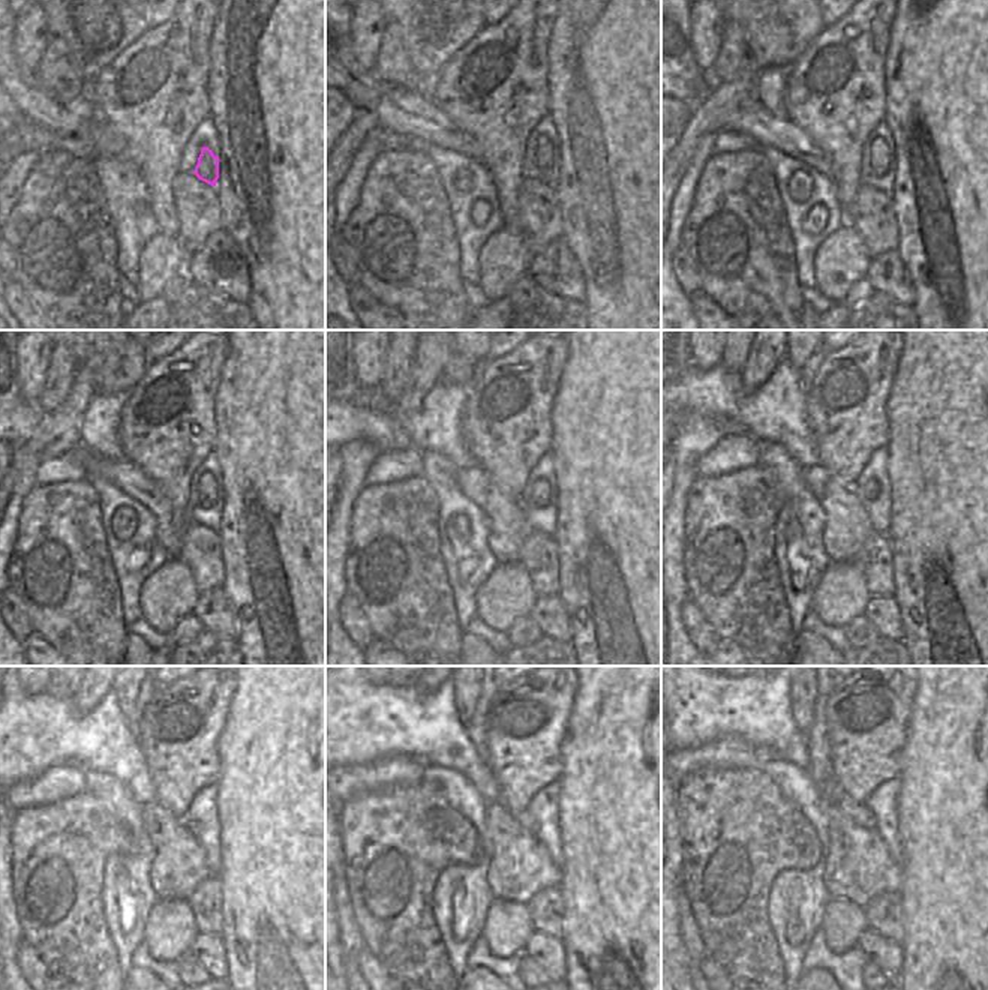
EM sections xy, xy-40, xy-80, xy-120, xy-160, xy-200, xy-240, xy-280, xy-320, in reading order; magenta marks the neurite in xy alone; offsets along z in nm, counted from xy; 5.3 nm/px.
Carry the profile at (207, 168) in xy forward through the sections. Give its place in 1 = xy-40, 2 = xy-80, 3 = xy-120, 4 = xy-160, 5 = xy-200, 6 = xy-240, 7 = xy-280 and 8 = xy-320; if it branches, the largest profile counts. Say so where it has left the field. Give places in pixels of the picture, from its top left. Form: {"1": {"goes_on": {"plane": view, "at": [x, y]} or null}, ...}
{"1": {"goes_on": {"plane": "xy-40", "at": [543, 159]}}, "2": {"goes_on": {"plane": "xy-80", "at": [879, 159]}}, "3": {"goes_on": {"plane": "xy-120", "at": [207, 486]}}, "4": {"goes_on": {"plane": "xy-160", "at": [540, 491]}}, "5": {"goes_on": {"plane": "xy-200", "at": [871, 489]}}, "6": {"goes_on": {"plane": "xy-240", "at": [191, 824]}}, "7": {"goes_on": {"plane": "xy-280", "at": [523, 818]}}, "8": {"goes_on": {"plane": "xy-320", "at": [861, 815]}}}

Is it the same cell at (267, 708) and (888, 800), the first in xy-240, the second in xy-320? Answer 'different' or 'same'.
different

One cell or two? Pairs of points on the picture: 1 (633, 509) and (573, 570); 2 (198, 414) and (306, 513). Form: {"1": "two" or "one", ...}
{"1": "one", "2": "two"}

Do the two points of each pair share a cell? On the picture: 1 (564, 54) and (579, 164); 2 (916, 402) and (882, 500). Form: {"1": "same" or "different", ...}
{"1": "same", "2": "different"}

